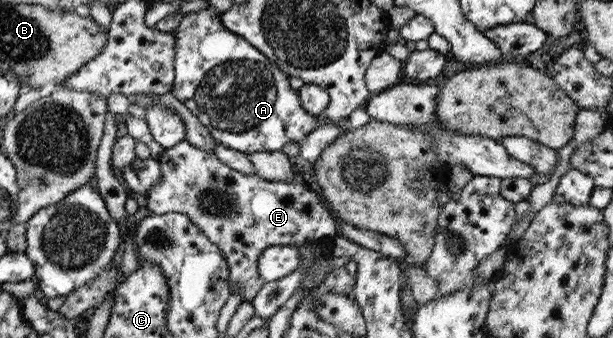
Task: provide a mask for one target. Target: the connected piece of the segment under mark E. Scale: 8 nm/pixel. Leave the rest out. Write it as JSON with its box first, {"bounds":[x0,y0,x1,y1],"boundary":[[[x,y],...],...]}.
{"bounds":[143,140,337,300],"boundary":[[[187,140],[166,148],[159,158],[162,176],[144,195],[143,203],[152,215],[177,212],[189,216],[210,242],[224,253],[229,266],[229,282],[232,288],[239,288],[243,300],[253,300],[264,286],[257,264],[258,257],[265,248],[272,245],[300,246],[303,242],[325,238],[330,240],[337,235],[335,219],[322,196],[312,191],[300,178],[294,182],[268,181],[258,175],[244,175],[226,163],[213,152],[196,148]]]}

